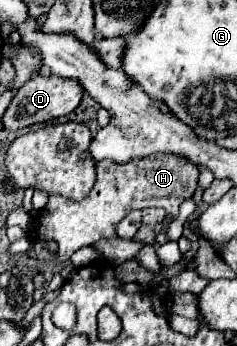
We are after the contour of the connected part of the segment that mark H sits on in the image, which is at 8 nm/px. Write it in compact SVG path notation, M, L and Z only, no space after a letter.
M152 154L148 158L132 160L126 164L100 160L96 162L96 184L84 200L72 202L56 194L50 196L46 208L38 212L38 218L34 222L32 248L28 250L28 254L34 258L52 258L52 254L44 250L42 240L56 240L56 260L68 262L76 250L90 246L100 238L118 238L116 226L120 218L128 216L132 210L159 207L164 208L172 218L178 218L180 204L192 198L194 190L198 188L198 174L200 168L196 164L186 162L184 158L174 154Z

